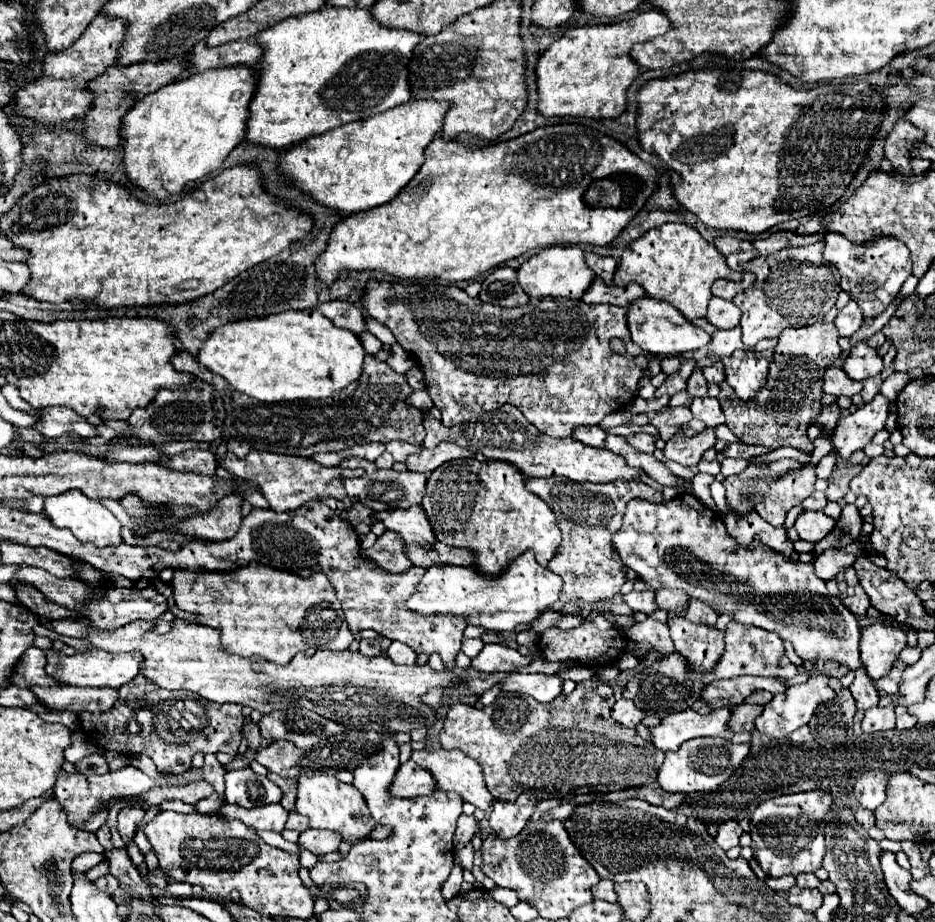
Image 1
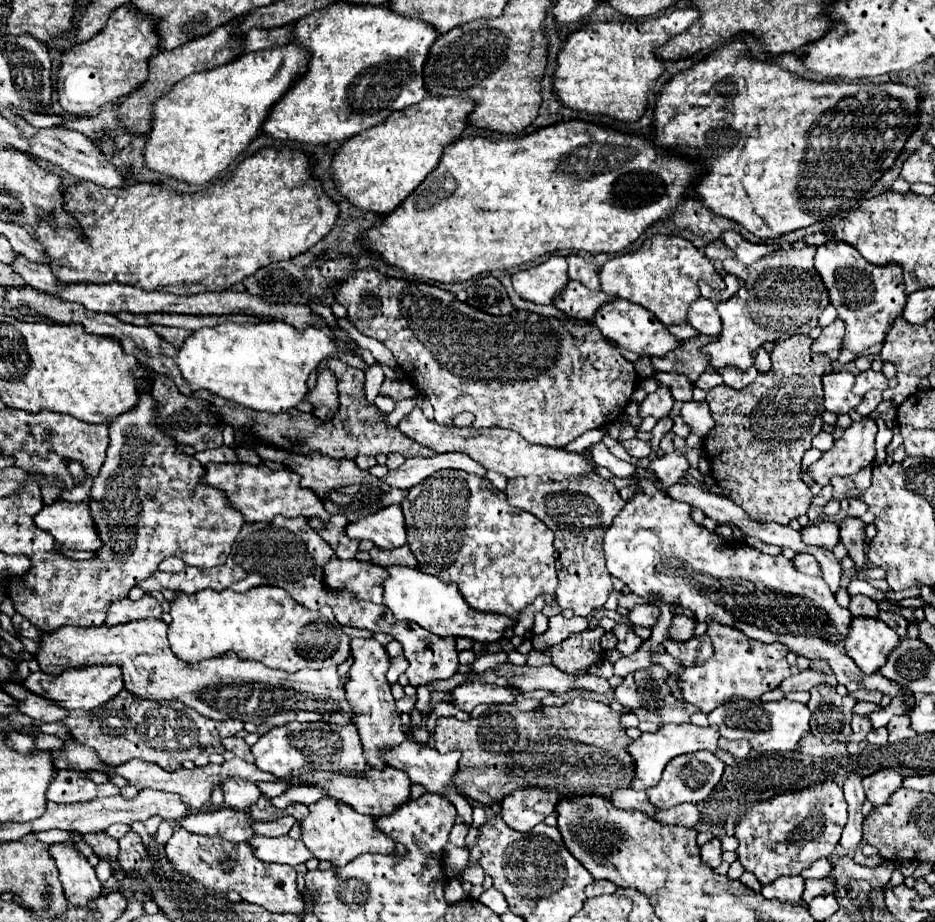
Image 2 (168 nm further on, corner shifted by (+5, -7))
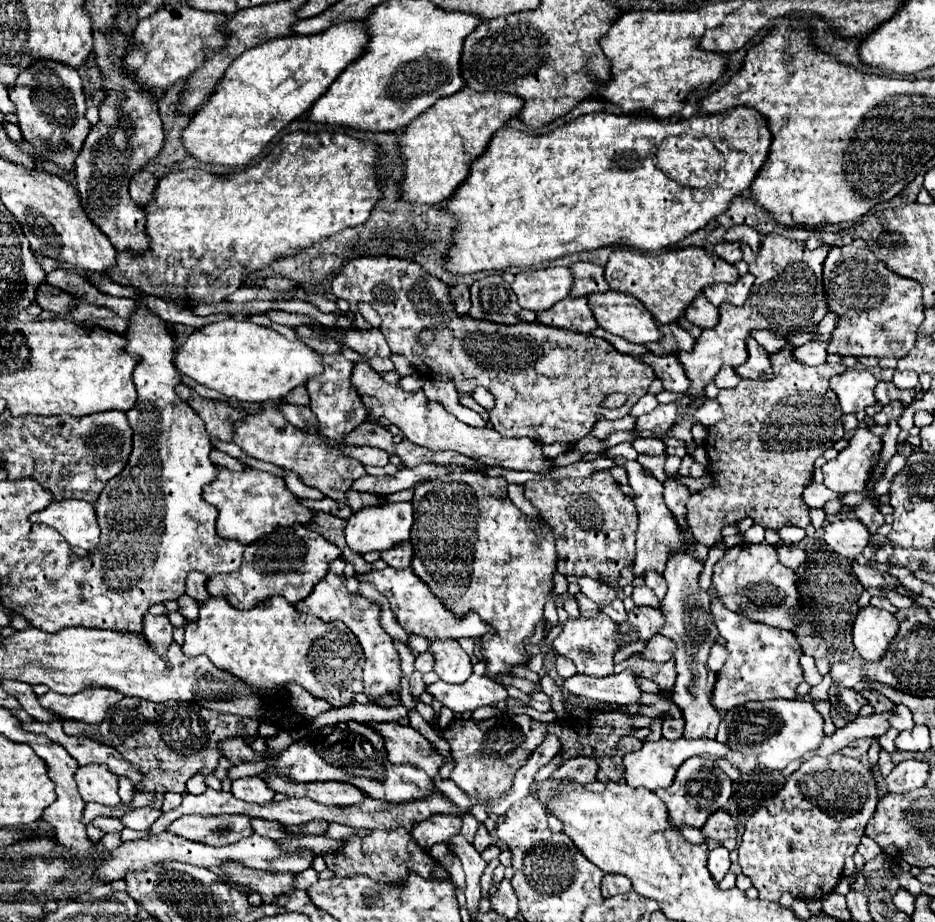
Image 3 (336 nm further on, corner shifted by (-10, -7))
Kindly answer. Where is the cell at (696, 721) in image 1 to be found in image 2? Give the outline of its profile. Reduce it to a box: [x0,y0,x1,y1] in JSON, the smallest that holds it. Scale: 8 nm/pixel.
[627,724,719,790]

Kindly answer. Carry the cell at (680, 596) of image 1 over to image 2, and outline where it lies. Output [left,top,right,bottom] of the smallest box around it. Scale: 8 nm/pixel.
[629,604,659,628]

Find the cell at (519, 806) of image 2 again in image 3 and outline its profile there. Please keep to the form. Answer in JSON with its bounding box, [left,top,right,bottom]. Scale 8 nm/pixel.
[550,758,598,784]

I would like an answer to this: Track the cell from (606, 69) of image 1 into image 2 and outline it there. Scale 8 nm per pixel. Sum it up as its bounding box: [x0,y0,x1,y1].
[553,8,701,122]

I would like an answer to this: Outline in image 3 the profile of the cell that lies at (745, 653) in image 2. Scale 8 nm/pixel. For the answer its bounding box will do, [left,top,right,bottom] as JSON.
[712,598,804,712]

